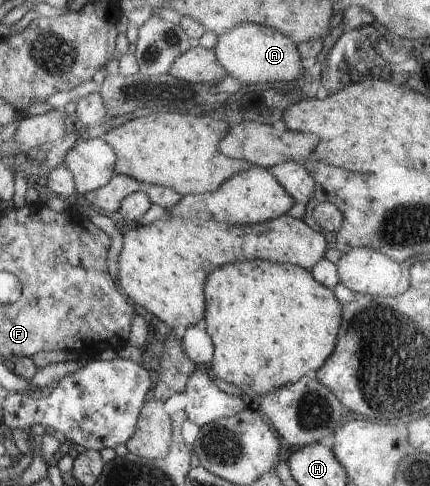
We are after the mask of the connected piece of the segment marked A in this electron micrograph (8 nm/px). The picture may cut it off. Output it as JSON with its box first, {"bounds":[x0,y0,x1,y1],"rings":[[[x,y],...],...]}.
{"bounds":[215,23,305,85],"rings":[[[243,23],[217,36],[215,54],[219,64],[236,80],[237,84],[276,85],[294,81],[305,75],[305,63],[298,44],[273,27]]]}

